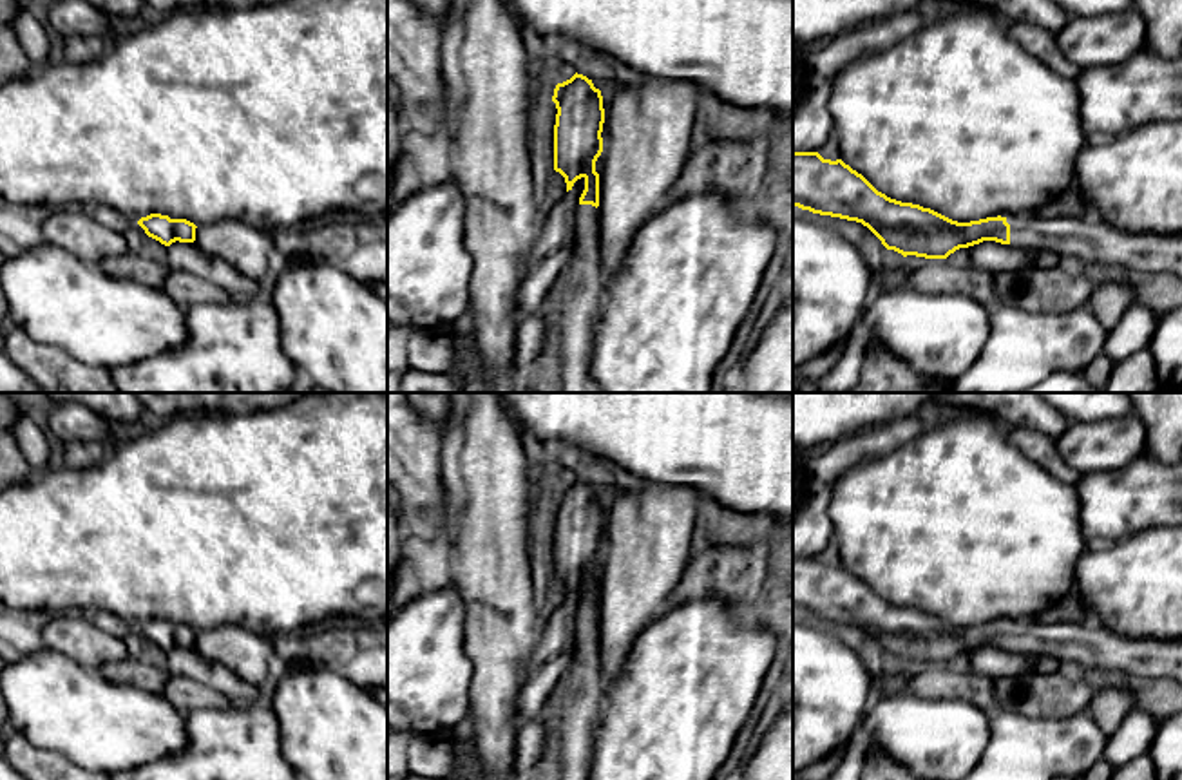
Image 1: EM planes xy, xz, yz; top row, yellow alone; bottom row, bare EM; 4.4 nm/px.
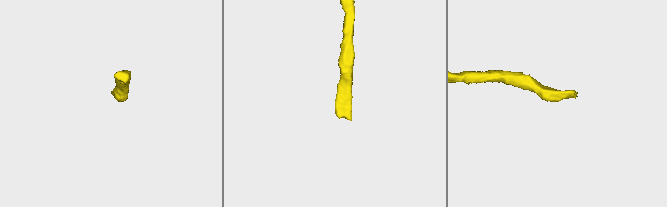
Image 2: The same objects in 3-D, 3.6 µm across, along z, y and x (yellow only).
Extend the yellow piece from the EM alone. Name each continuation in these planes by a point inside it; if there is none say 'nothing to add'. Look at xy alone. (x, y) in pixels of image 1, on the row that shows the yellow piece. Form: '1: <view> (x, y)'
nothing to add

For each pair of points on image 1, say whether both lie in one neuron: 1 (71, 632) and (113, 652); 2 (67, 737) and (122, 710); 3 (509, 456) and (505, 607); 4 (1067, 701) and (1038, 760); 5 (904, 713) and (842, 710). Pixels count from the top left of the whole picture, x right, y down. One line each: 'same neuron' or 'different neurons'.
1: same neuron
2: same neuron
3: same neuron
4: different neurons
5: different neurons

